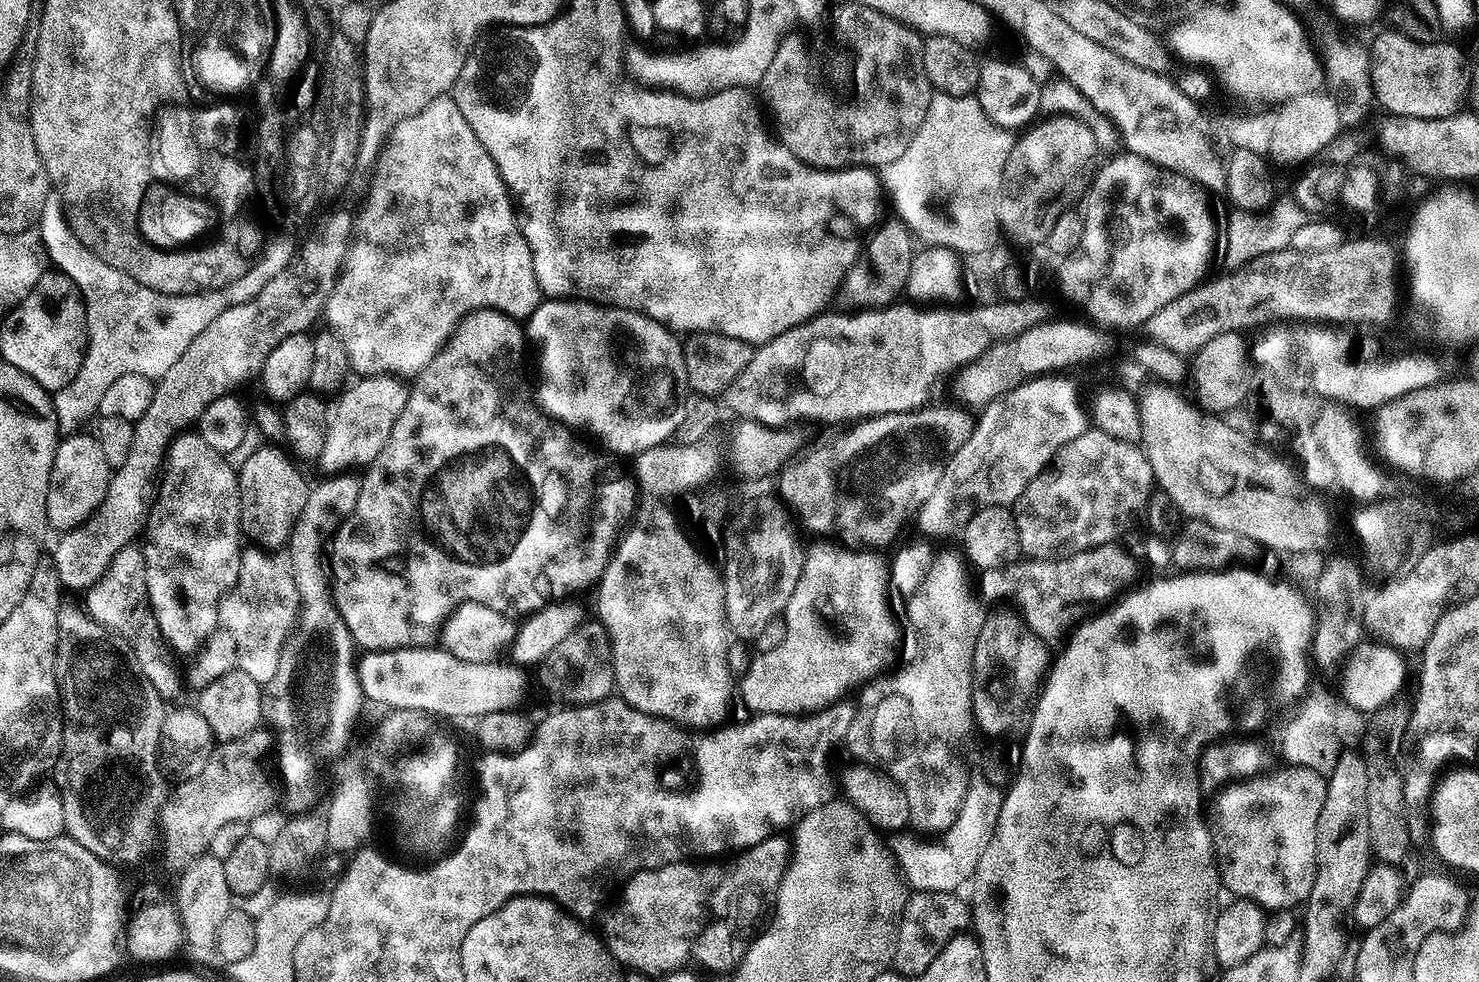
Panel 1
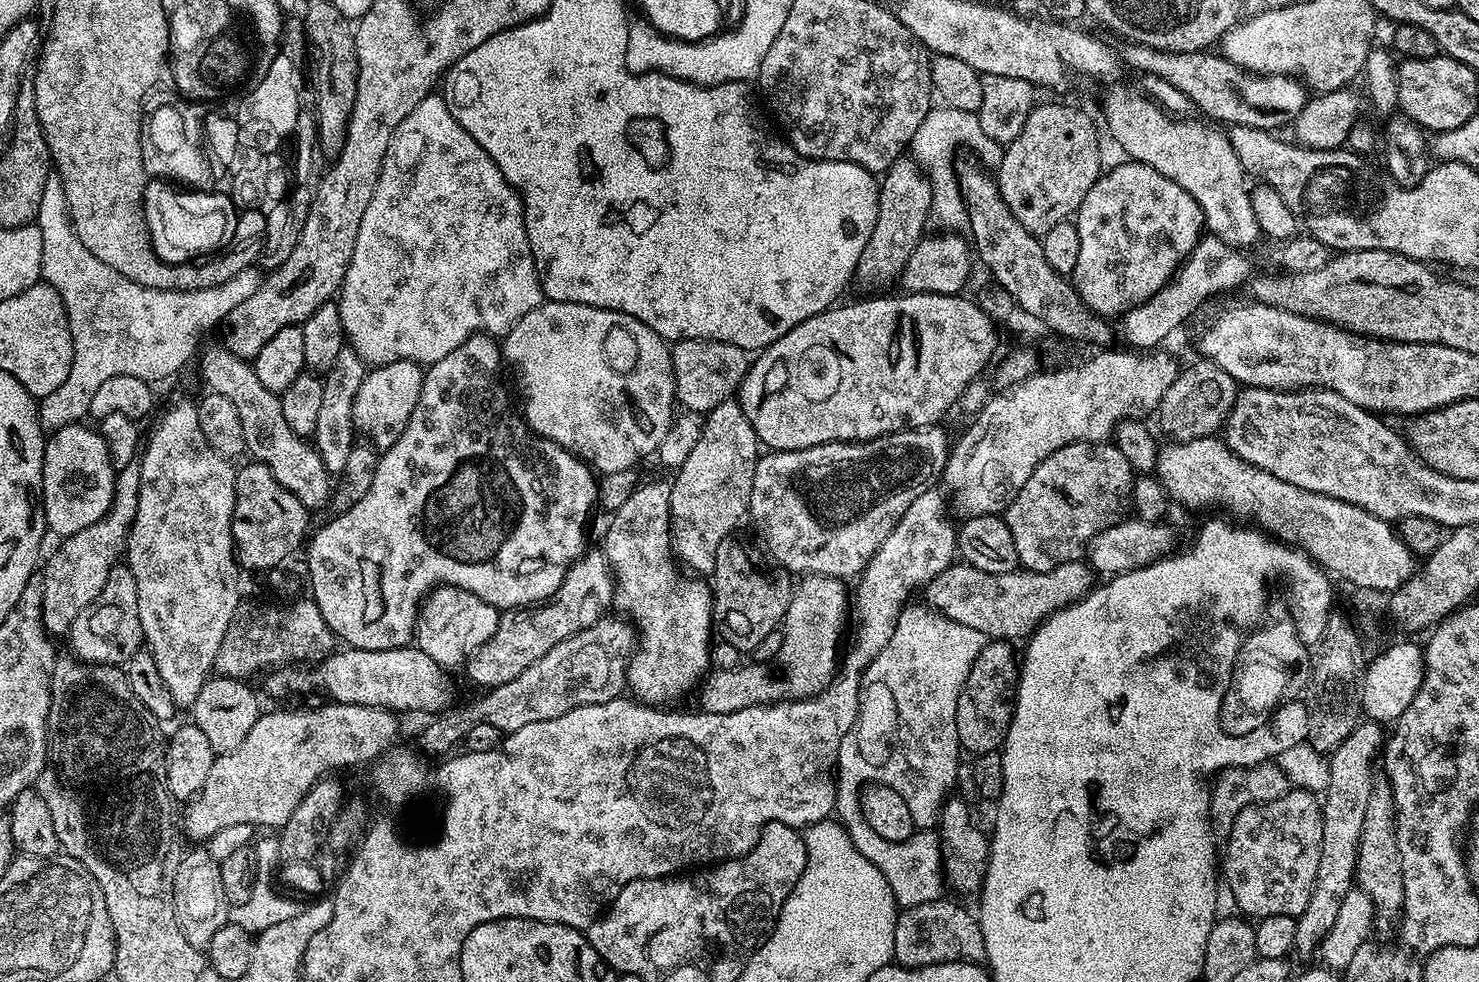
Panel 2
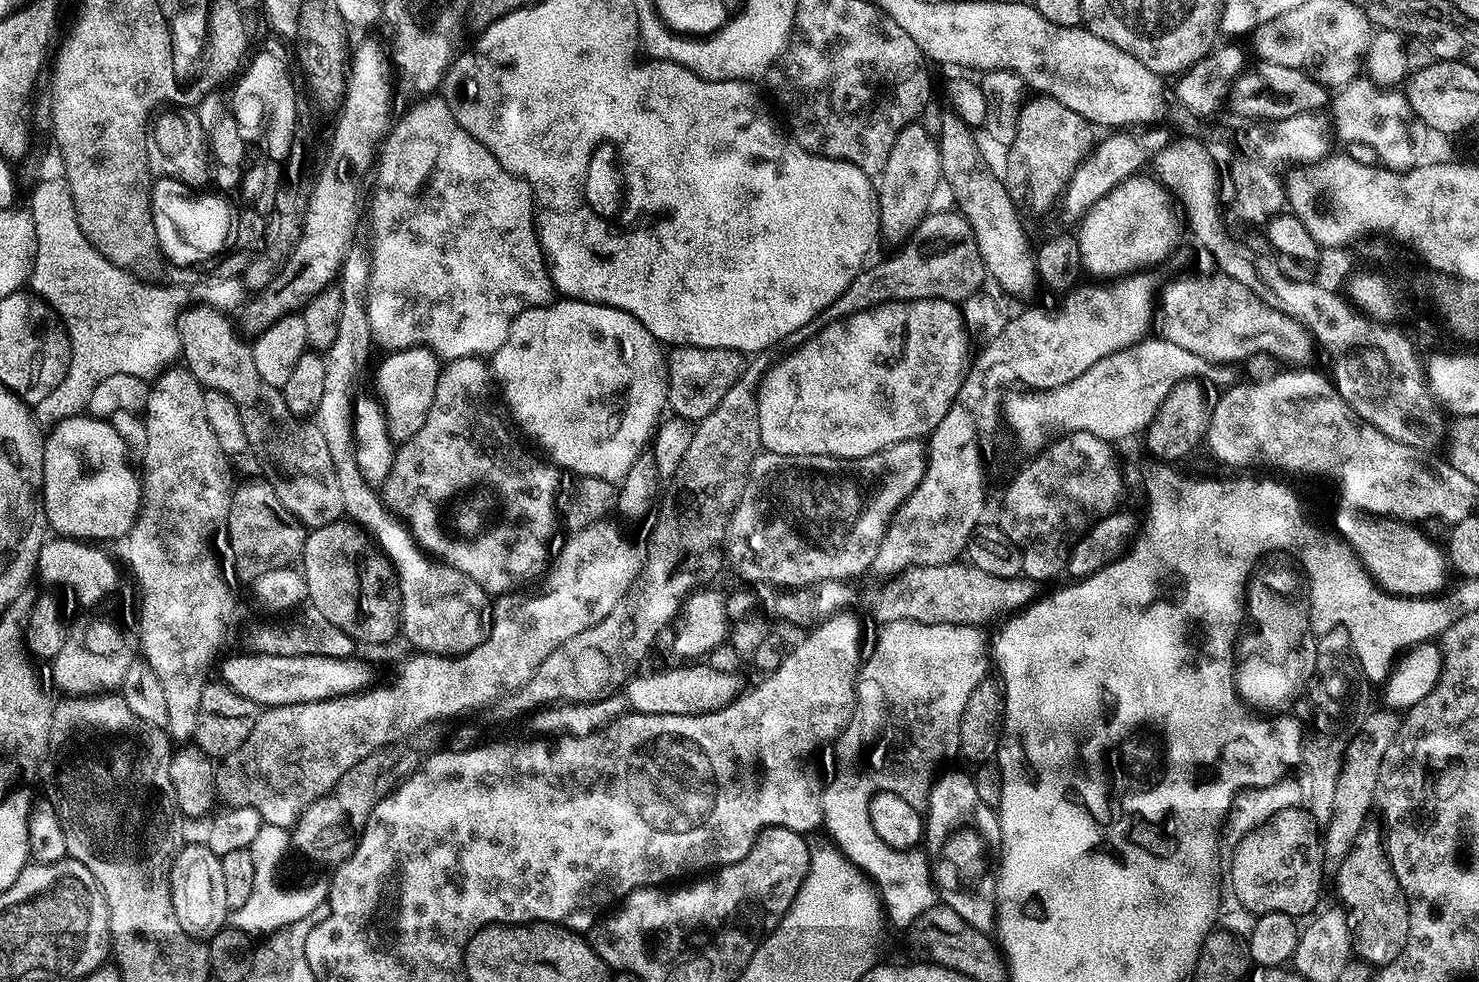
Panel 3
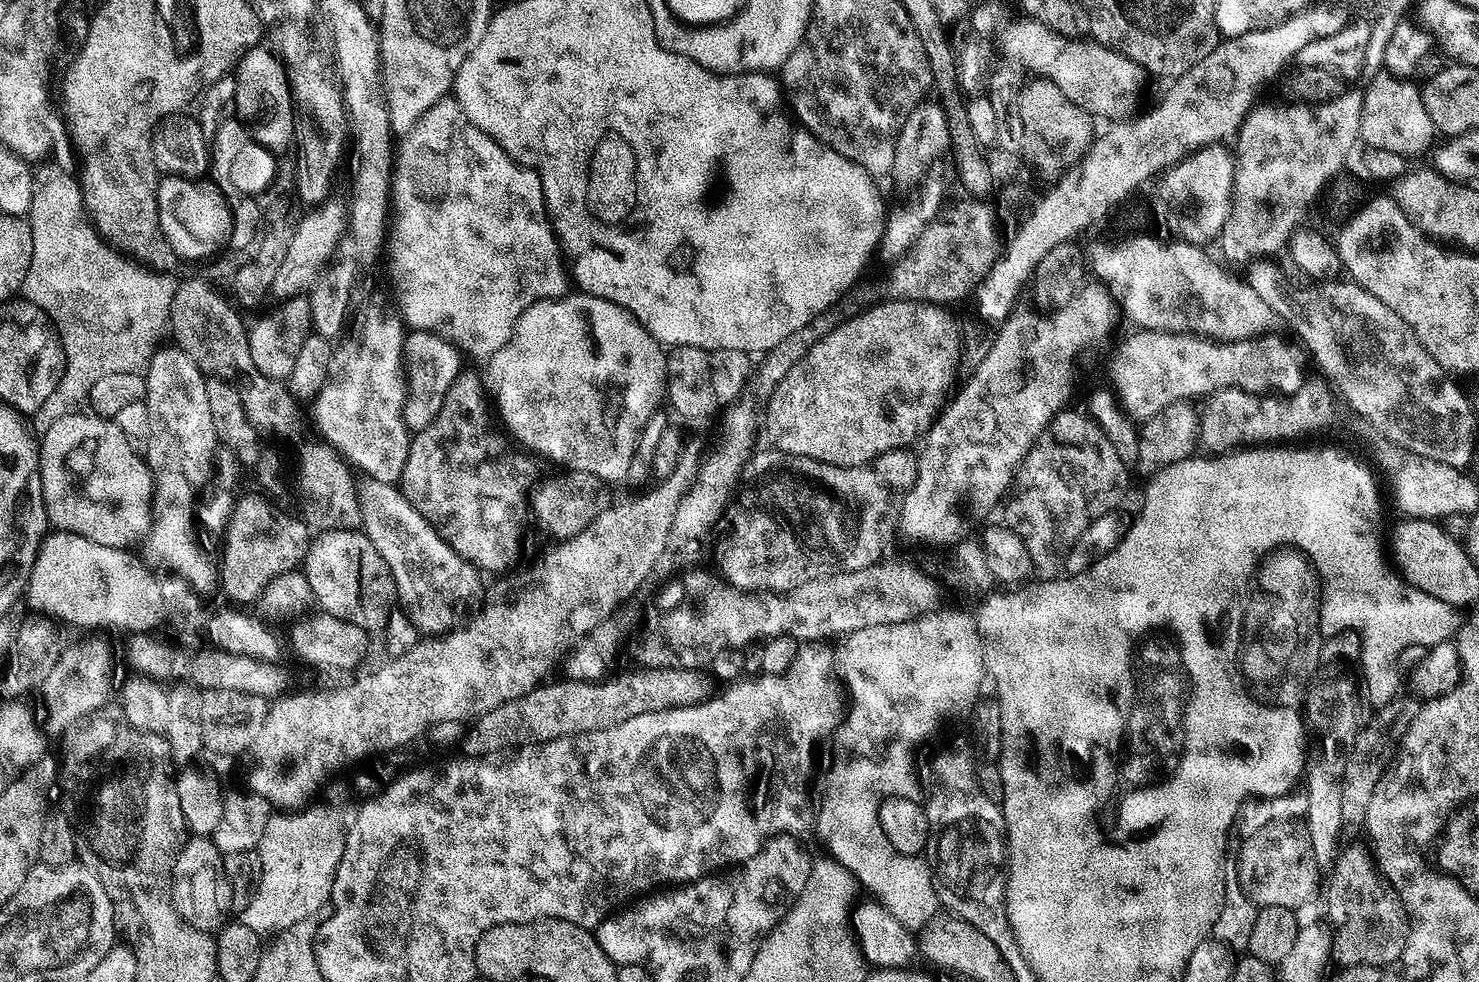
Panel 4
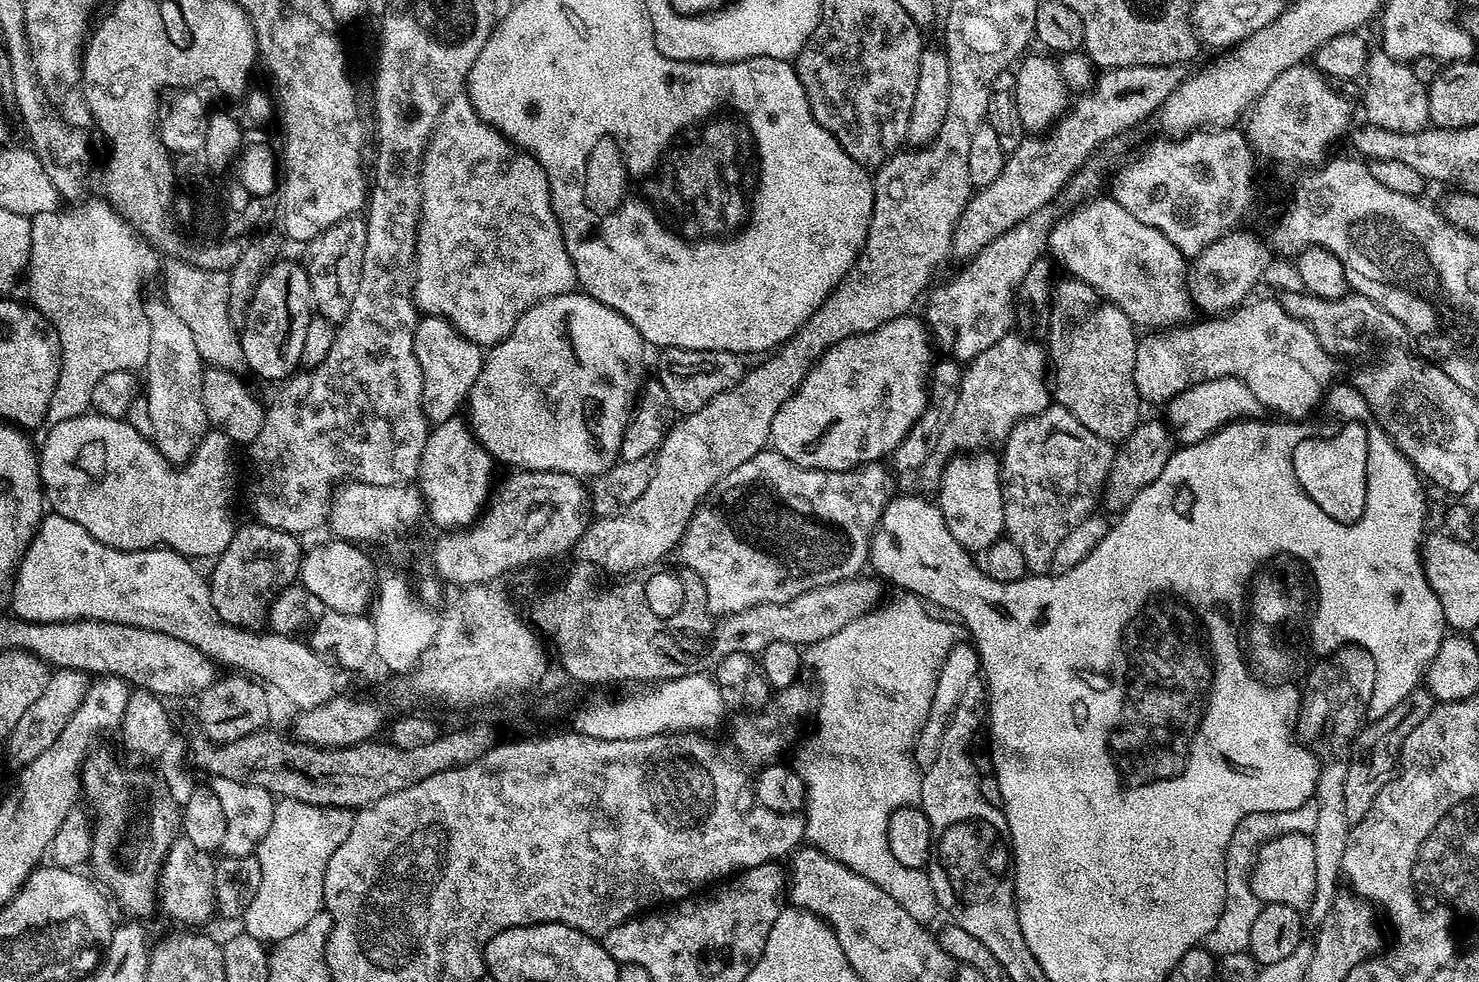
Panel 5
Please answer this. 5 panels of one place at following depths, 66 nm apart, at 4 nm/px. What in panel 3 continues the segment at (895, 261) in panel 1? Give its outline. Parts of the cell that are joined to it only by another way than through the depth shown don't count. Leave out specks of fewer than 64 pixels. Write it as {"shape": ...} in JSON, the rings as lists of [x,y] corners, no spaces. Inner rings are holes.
{"shape":[[[913,122],[903,128],[890,150],[883,170],[876,178],[876,194],[879,202],[879,235],[888,242],[903,243],[918,228],[931,209],[932,198],[942,182],[941,156],[935,137]]]}

